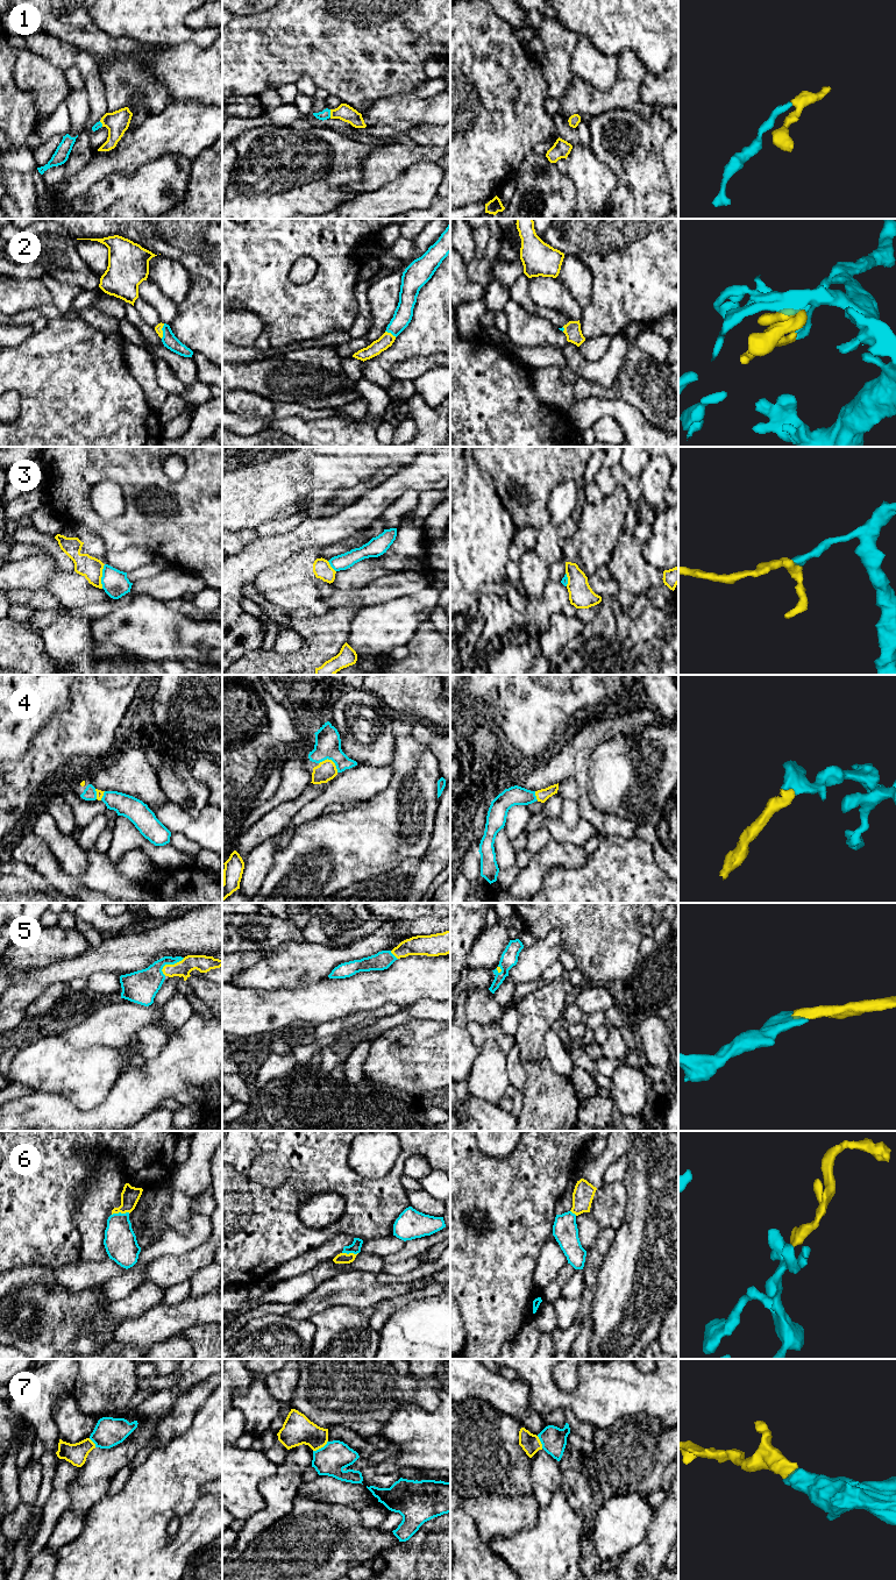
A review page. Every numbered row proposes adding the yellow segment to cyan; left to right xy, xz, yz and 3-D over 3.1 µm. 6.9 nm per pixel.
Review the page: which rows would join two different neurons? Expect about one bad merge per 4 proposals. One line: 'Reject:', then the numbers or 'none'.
Reject: 3, 6

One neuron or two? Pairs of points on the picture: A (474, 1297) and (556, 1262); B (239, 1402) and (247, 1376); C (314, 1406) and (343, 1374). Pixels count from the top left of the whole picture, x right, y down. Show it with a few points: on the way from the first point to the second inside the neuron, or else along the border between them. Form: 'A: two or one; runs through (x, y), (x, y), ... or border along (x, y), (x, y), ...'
A: two; border along (544, 1246), (534, 1269), (534, 1286), (539, 1290)
B: two; border along (256, 1375), (242, 1393), (234, 1395)
C: one; runs through (322, 1397), (338, 1382)

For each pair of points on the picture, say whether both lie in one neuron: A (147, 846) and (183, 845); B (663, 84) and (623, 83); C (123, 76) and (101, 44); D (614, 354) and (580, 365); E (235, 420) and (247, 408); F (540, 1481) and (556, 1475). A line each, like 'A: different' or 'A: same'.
A: different
B: different
C: same
D: same
E: different
F: same

